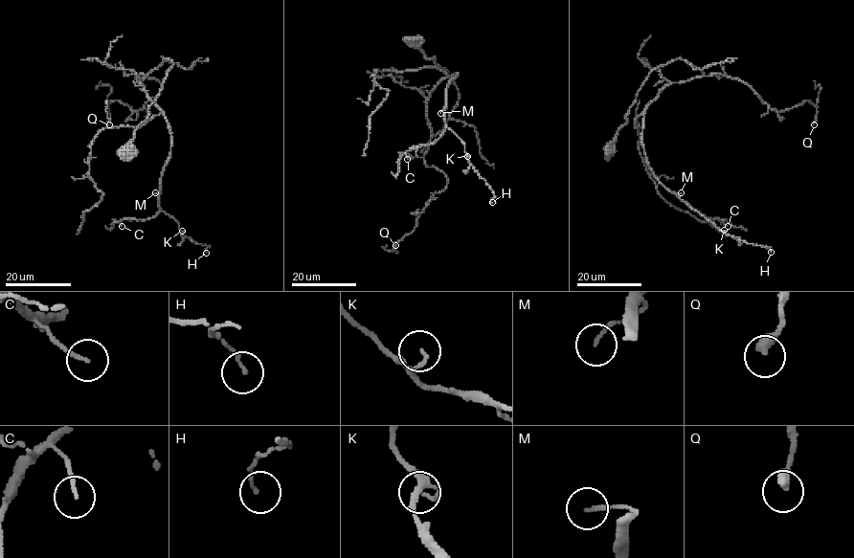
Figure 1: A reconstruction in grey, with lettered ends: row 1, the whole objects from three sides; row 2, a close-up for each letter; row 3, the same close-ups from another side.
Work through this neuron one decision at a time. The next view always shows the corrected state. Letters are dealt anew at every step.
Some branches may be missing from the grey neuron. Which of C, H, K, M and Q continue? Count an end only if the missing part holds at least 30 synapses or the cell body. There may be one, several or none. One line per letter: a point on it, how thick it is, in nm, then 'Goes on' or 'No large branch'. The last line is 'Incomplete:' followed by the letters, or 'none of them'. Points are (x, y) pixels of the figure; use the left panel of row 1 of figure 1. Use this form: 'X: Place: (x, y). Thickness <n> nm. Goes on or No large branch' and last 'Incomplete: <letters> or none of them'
C: Place: (122, 226). Thickness 130 nm. No large branch
H: Place: (206, 253). Thickness 100 nm. No large branch
K: Place: (182, 231). Thickness 100 nm. No large branch
M: Place: (155, 192). Thickness 110 nm. No large branch
Q: Place: (109, 124). Thickness 340 nm. No large branch
Incomplete: none of them

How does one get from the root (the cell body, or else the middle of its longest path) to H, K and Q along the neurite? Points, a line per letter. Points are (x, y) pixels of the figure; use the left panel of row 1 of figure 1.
H: (128, 150), (172, 66), (168, 58), (140, 82), (171, 137), (159, 208), (182, 235), (209, 247), (206, 253)
K: (128, 150), (172, 66), (168, 58), (140, 83), (165, 116), (171, 137), (159, 208), (182, 231)
Q: (128, 150), (172, 66), (168, 58), (139, 76), (156, 79), (162, 92), (138, 111), (112, 100), (109, 124)

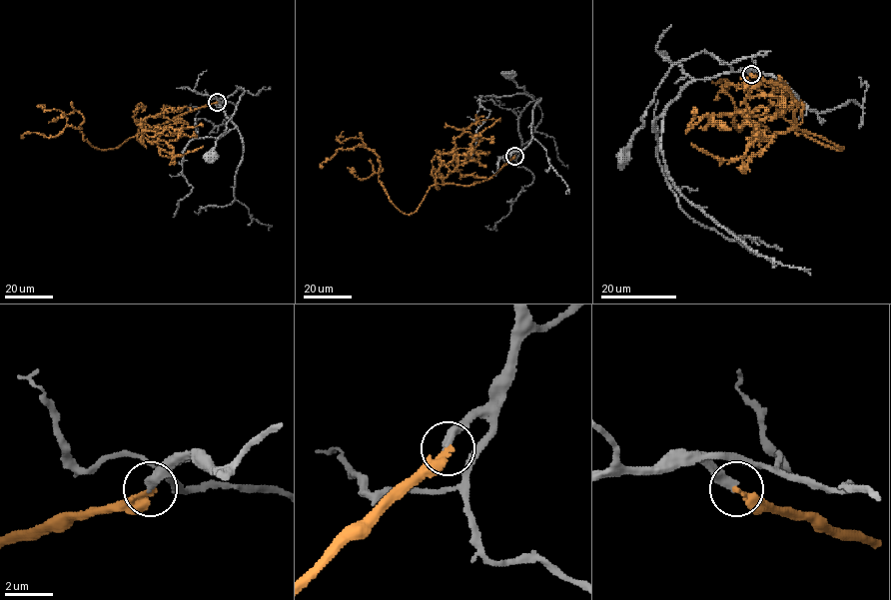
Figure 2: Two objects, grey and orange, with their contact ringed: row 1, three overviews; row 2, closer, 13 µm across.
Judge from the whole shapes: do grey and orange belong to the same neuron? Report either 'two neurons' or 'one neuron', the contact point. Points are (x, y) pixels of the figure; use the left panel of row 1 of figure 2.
two neurons; place (217, 102)

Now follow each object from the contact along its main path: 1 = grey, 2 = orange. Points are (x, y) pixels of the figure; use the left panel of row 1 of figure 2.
1: (217, 101), (224, 100), (238, 87), (244, 91), (211, 155)
2: (217, 101), (108, 150), (84, 140), (81, 127), (67, 126), (54, 137), (25, 133), (23, 139)

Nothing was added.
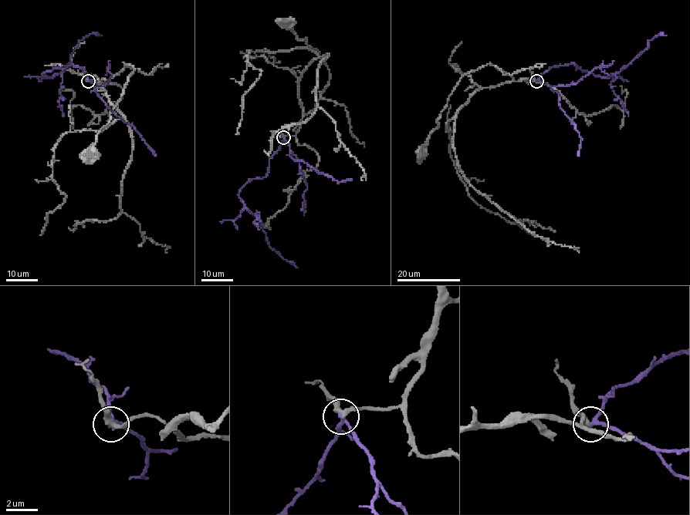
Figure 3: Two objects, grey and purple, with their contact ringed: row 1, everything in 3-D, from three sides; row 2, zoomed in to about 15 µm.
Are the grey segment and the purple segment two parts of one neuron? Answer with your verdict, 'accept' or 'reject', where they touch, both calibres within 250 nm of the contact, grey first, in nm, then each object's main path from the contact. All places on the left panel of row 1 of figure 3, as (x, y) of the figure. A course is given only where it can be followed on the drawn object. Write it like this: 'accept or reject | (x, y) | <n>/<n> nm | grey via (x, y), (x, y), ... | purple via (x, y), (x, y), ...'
reject | (88, 81) | 320/220 nm | grey via (88, 81), (108, 81), (125, 65), (134, 69), (123, 92), (110, 112), (109, 122), (97, 133), (90, 153) | purple via (88, 81), (84, 71), (72, 63), (43, 73), (52, 78), (61, 74), (80, 40), (92, 33), (101, 35)

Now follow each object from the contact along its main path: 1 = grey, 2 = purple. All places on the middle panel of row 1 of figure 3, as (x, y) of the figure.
1: (283, 138), (295, 134), (329, 80), (319, 54), (286, 22)
2: (283, 138), (268, 160), (268, 173), (251, 178), (239, 192), (239, 198), (262, 224), (268, 245), (297, 267)

